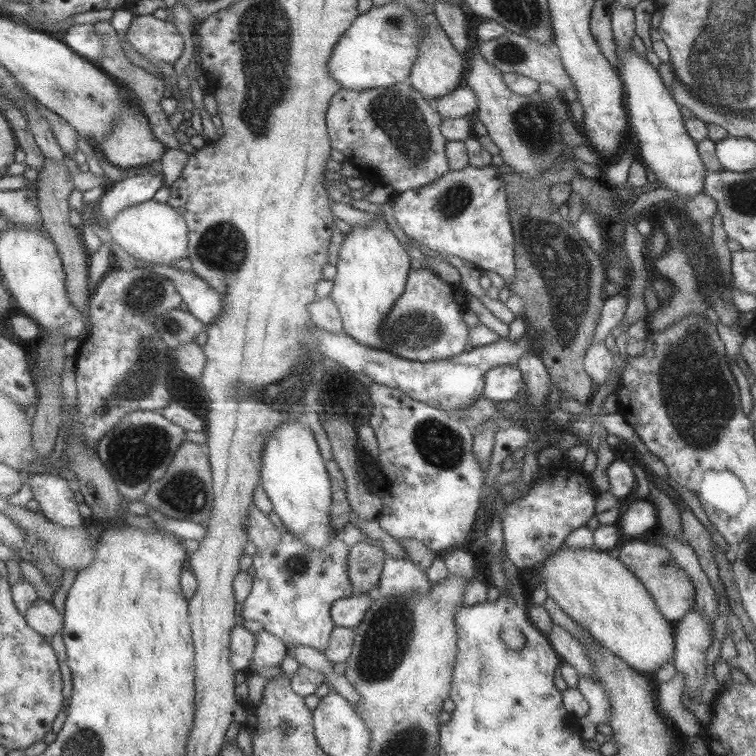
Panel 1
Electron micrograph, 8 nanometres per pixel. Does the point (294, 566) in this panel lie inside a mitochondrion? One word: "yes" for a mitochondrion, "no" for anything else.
yes

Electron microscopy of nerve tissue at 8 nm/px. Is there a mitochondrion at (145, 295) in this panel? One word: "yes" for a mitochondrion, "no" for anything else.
yes

